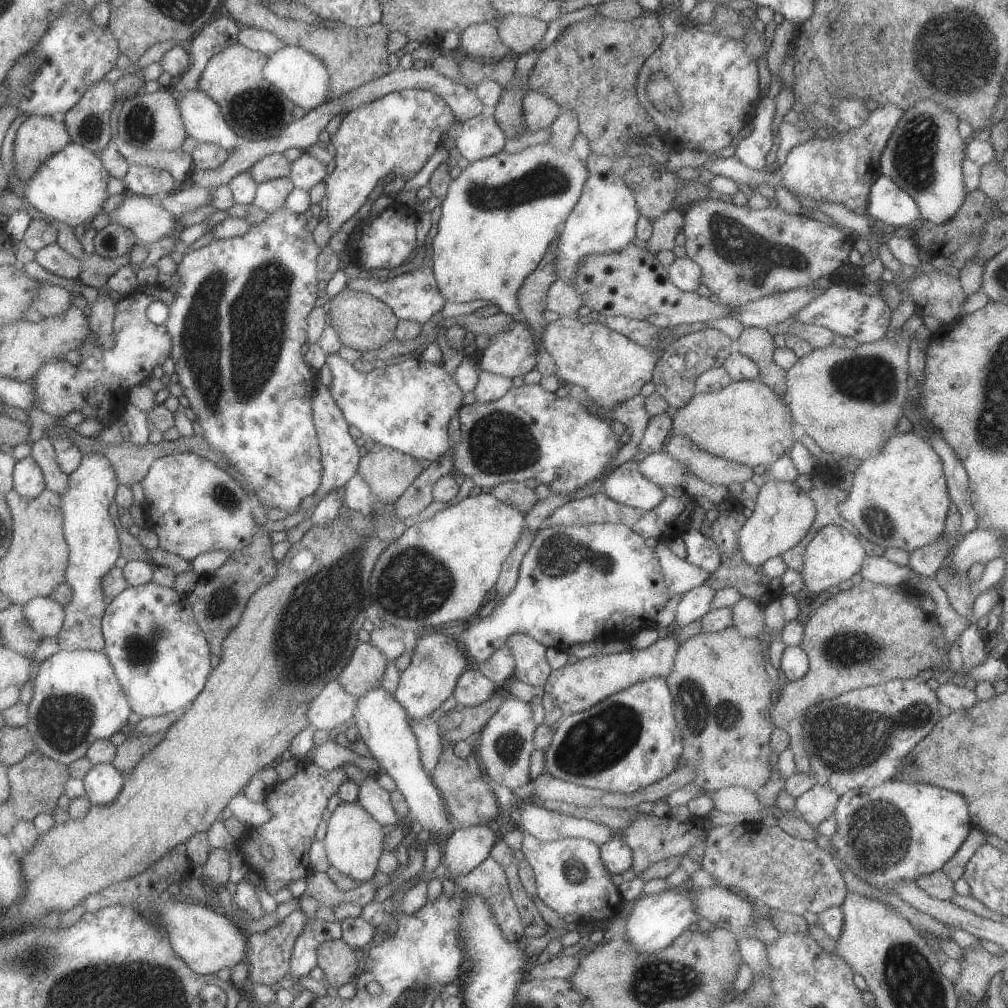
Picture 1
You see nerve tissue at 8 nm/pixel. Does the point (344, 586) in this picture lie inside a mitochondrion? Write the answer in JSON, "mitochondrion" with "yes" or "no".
{"mitochondrion":"yes"}

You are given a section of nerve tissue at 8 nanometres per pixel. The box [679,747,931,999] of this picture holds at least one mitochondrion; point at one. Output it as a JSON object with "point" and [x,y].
{"point":[882,833]}

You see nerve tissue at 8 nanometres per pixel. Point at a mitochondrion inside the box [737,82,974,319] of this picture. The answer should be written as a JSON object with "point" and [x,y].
{"point":[913,159]}

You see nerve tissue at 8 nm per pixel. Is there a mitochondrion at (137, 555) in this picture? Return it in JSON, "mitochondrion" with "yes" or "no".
{"mitochondrion":"no"}

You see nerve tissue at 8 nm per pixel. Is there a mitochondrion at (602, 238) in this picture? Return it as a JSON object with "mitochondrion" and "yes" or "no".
{"mitochondrion":"no"}

